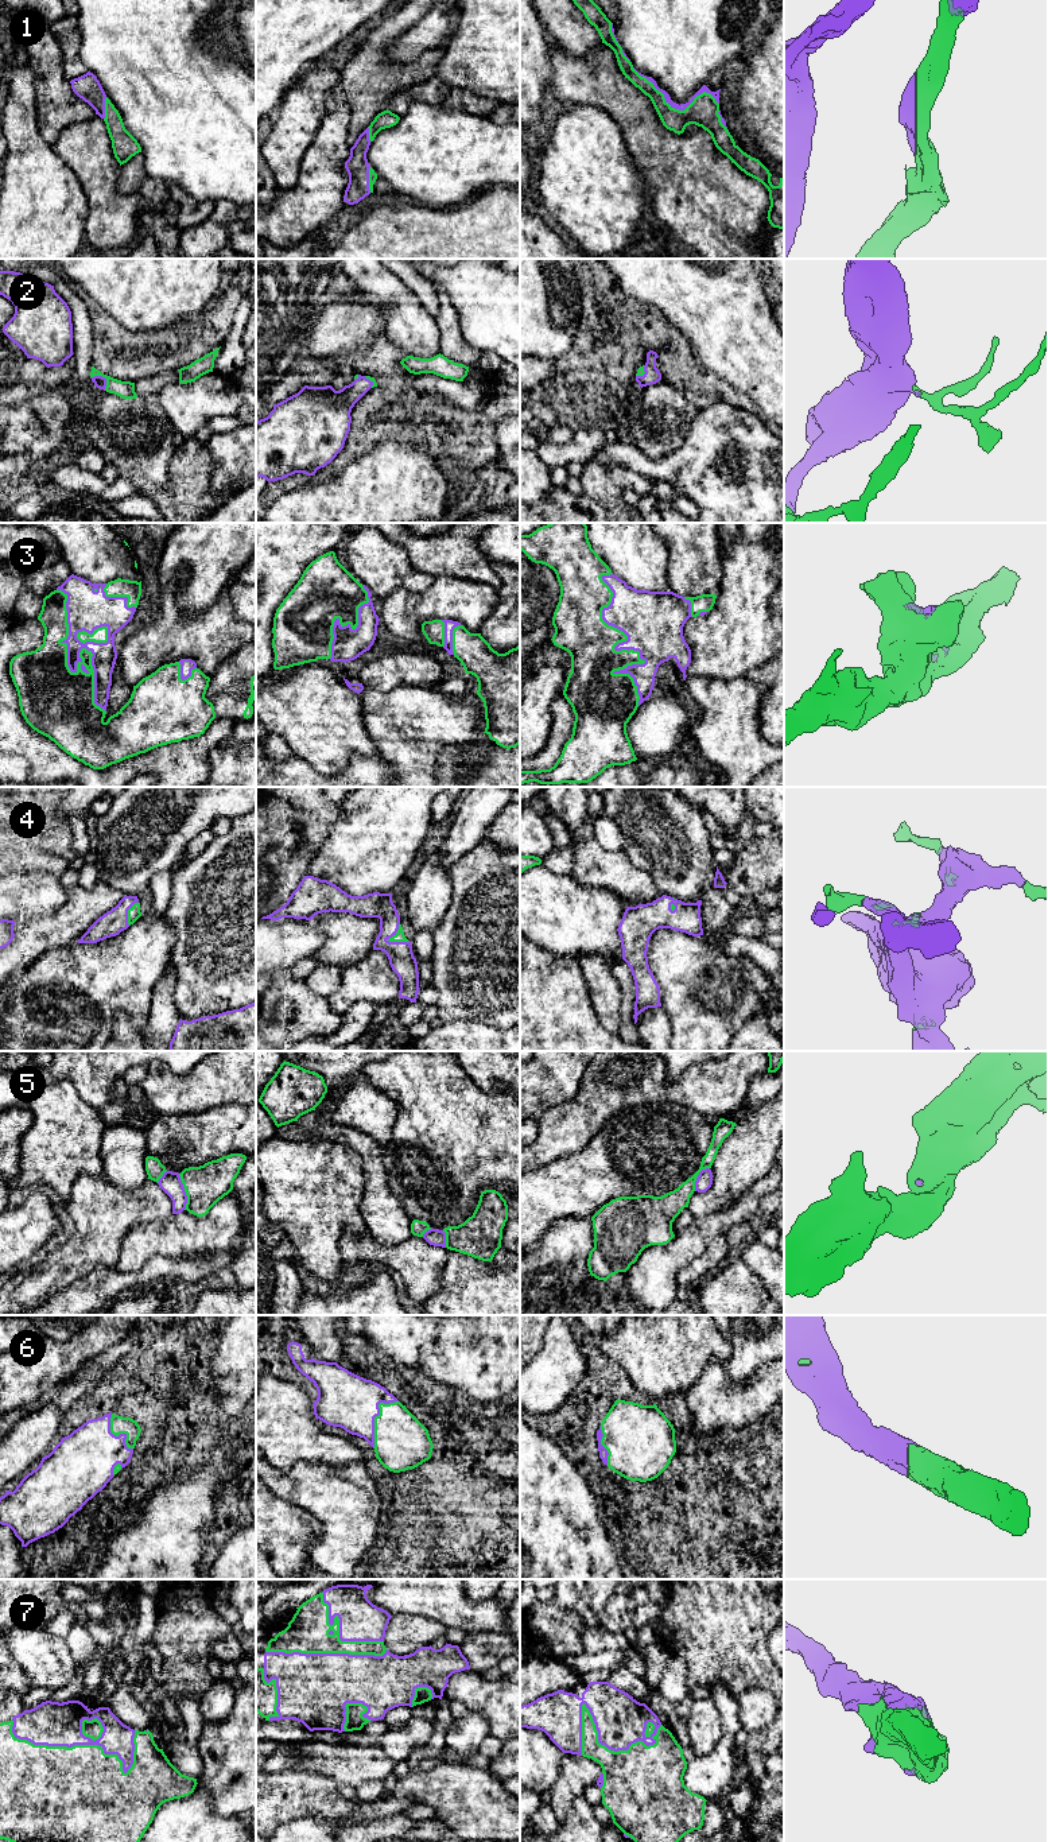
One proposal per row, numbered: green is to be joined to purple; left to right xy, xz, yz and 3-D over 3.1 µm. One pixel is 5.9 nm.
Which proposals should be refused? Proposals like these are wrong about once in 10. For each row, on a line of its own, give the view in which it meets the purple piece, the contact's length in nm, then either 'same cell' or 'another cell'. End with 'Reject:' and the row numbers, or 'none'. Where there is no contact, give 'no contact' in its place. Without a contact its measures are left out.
1: meets purple in yz; contact 550 nm long; same cell
2: meets purple in xy; contact 130 nm long; same cell
3: meets purple in xy; contact 800 nm long; same cell
4: meets purple in xz; contact 140 nm long; same cell
5: meets purple in xy; contact 220 nm long; another cell
6: meets purple in xz; contact 320 nm long; same cell
7: meets purple in yz; contact 500 nm long; same cell
Reject: 5

